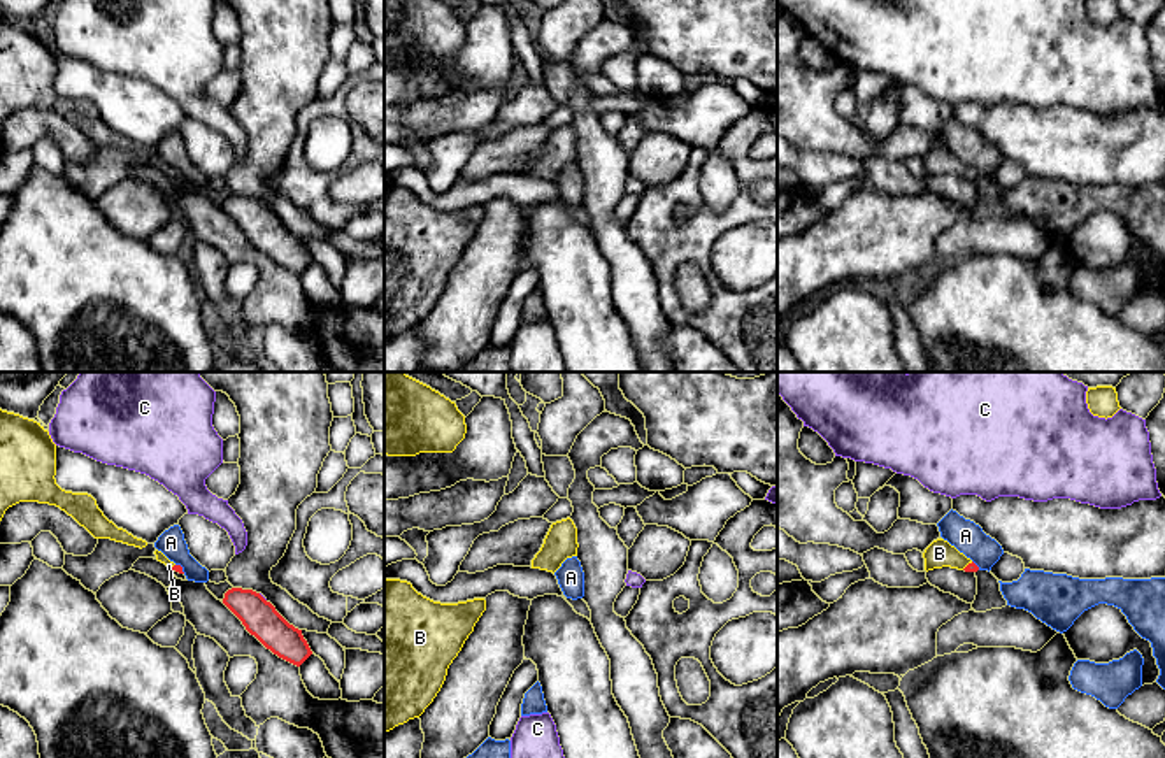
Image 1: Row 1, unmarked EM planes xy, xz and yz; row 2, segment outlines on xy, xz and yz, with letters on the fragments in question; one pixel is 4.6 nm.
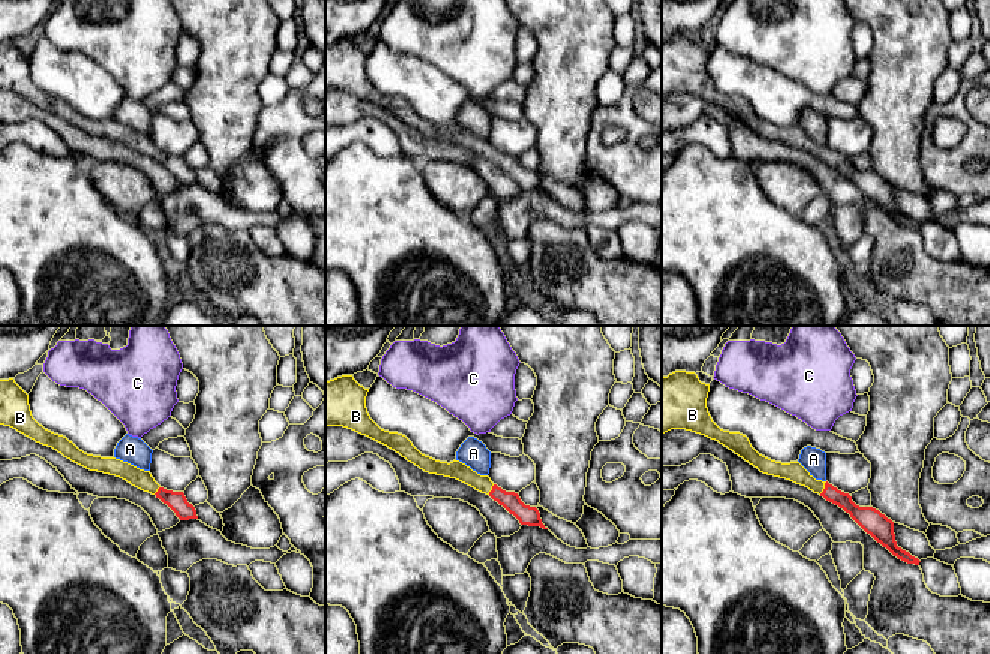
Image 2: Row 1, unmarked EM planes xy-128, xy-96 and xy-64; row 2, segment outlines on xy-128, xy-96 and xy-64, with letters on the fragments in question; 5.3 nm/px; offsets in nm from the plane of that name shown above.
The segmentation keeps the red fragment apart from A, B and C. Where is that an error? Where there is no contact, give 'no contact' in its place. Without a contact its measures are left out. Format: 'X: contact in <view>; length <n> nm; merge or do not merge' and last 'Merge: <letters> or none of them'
A: contact in xy; length 60 nm; do not merge
B: contact in yz; length 70 nm; merge
C: contact in xy; length 50 nm; do not merge
Merge: B

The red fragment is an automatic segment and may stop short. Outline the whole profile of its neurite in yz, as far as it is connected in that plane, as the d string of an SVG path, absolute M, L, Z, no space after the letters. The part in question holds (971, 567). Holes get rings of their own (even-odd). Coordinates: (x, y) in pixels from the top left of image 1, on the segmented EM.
M944 539L933 540L923 553L925 570L951 567L965 572L977 572L979 567L960 553L954 546L951 546Z

